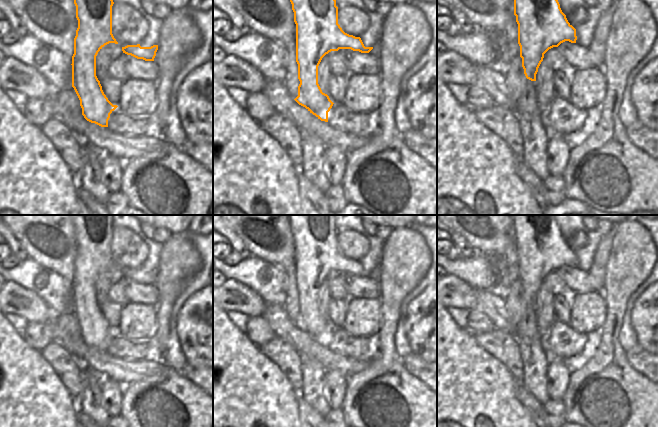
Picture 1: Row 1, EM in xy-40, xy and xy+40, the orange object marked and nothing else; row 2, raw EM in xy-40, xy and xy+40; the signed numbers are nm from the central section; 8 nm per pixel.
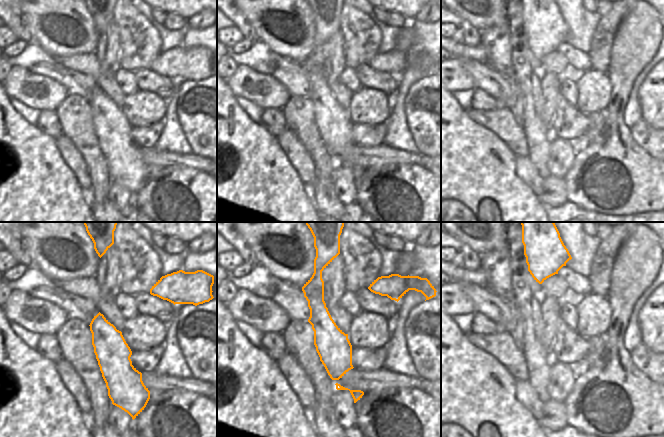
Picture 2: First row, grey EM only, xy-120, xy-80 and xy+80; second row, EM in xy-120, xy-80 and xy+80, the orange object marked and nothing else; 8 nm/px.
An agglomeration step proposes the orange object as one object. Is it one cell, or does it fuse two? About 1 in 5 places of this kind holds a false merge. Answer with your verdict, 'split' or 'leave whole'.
leave whole

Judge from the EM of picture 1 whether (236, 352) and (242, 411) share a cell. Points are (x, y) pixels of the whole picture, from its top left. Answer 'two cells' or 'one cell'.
one cell

